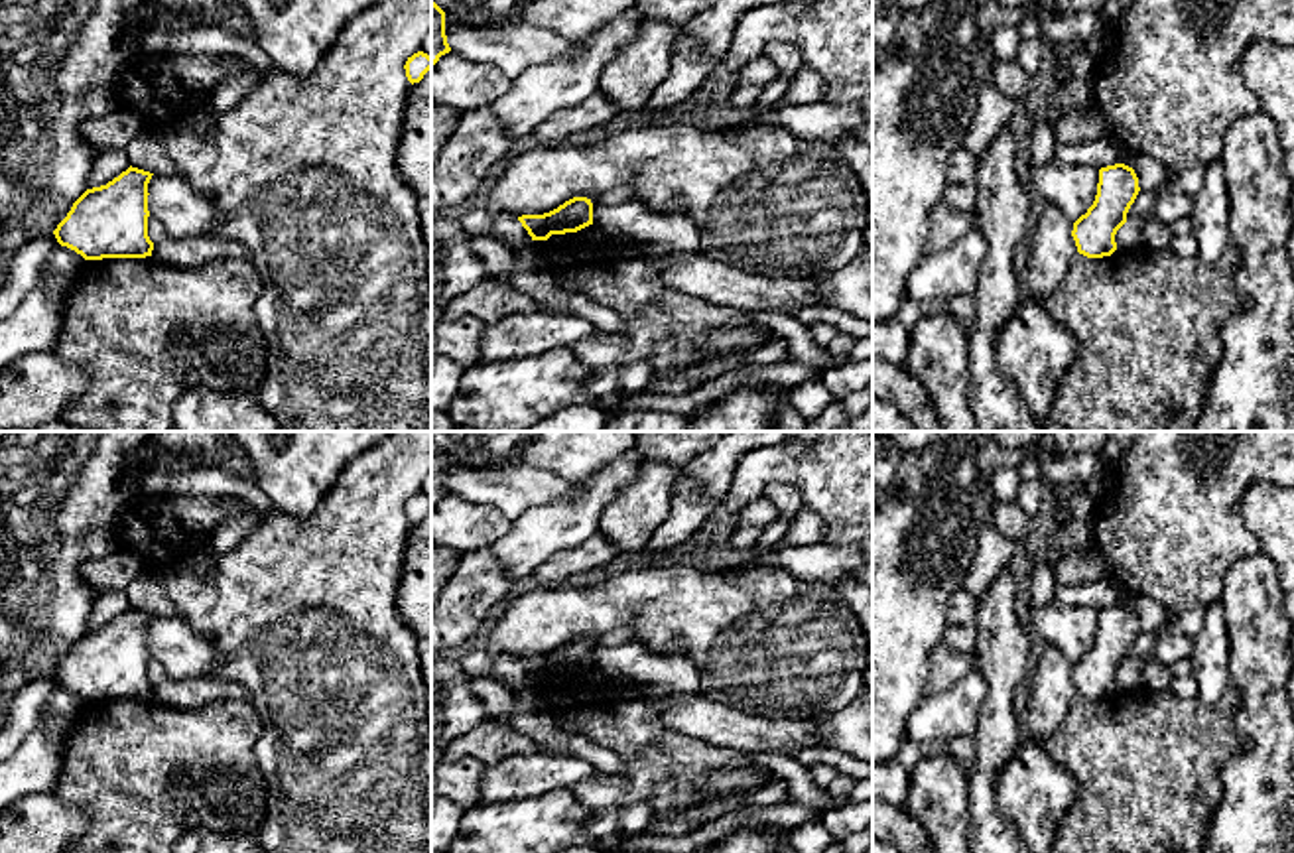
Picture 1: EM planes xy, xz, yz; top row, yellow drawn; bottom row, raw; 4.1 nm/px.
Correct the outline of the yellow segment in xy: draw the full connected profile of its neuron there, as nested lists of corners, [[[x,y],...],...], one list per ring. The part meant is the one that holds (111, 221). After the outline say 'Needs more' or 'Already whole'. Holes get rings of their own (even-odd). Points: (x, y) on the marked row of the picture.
[[[130,165],[106,185],[87,189],[53,230],[57,242],[85,260],[152,256],[154,242],[148,236],[152,175]]]. Already whole

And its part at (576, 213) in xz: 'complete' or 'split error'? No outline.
complete

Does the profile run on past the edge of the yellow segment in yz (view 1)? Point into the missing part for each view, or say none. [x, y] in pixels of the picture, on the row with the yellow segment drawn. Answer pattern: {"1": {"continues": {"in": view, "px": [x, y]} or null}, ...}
{"1": {"continues": null}}

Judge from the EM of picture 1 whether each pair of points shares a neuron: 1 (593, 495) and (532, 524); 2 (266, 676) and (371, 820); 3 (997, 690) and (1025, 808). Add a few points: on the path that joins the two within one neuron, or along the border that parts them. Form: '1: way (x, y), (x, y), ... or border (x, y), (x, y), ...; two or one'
1: way (578, 511), (564, 524), (548, 524); one
2: way (302, 712), (349, 759), (359, 785); one
3: border (1023, 741), (999, 775), (997, 800); two

